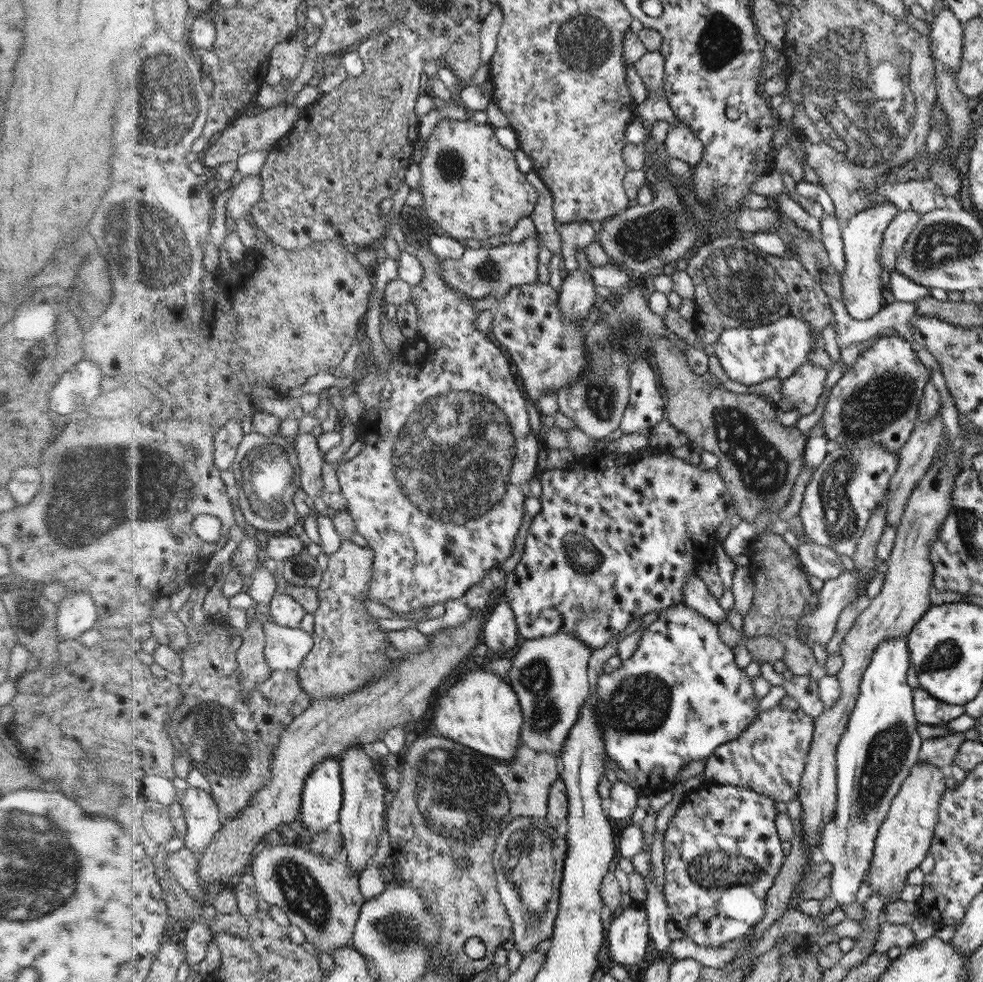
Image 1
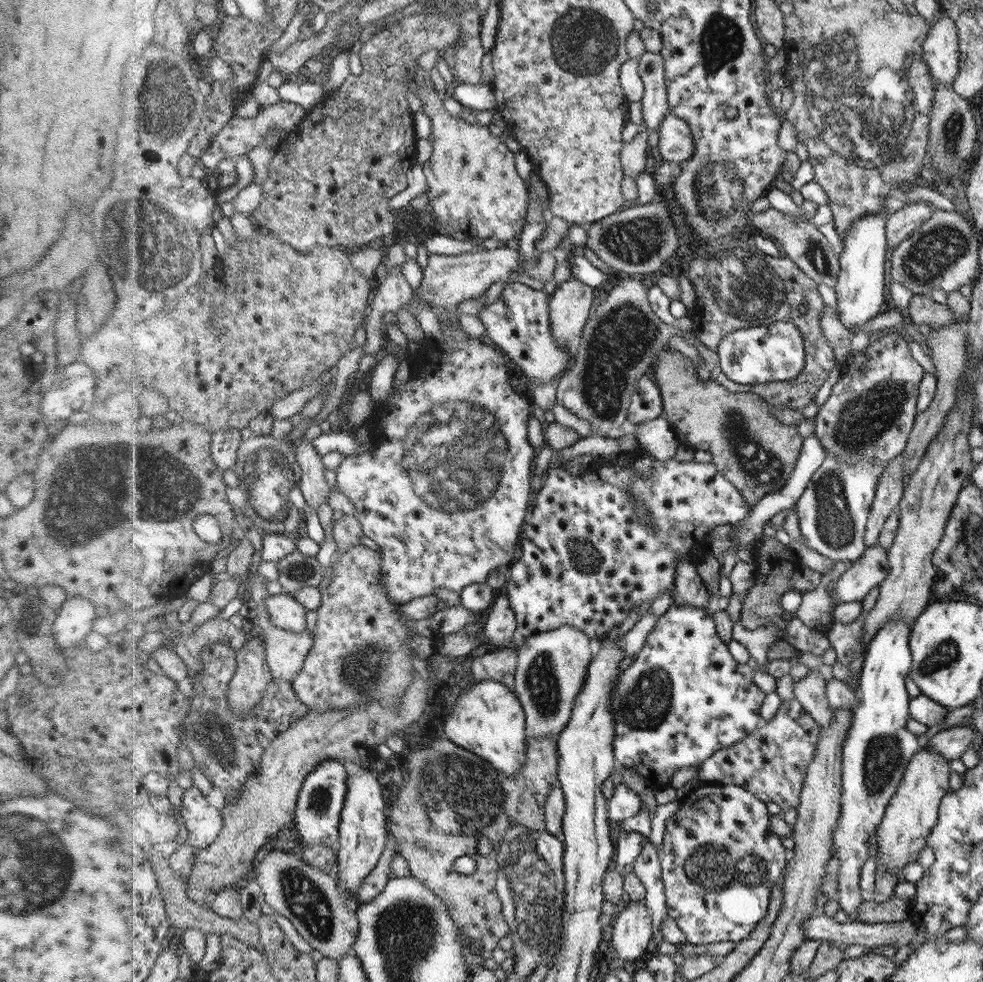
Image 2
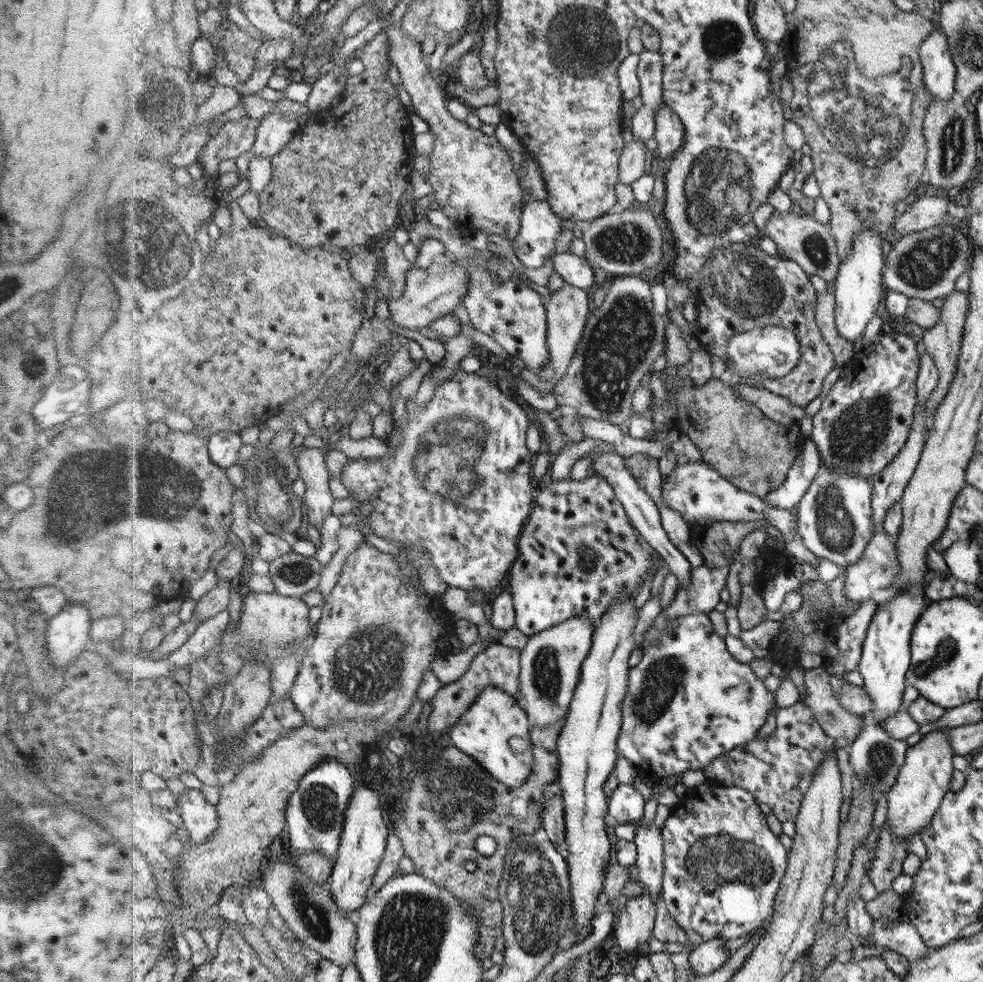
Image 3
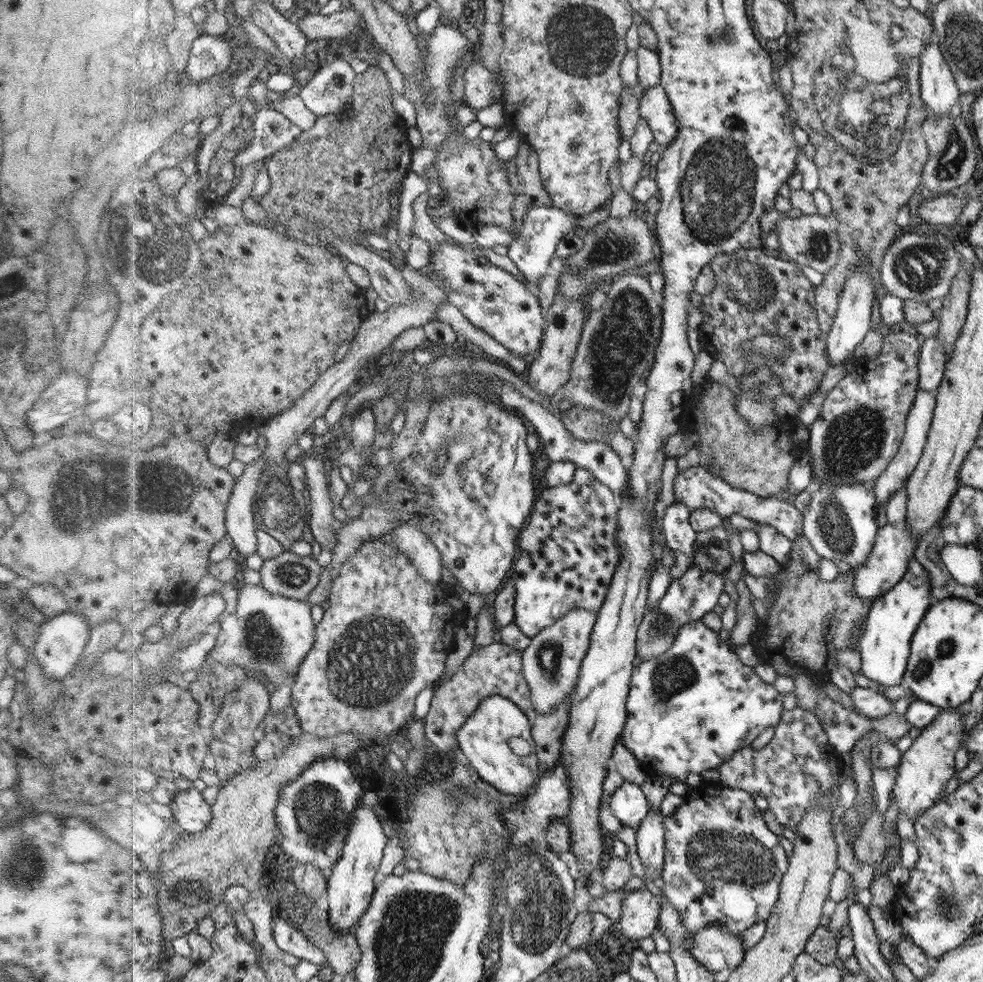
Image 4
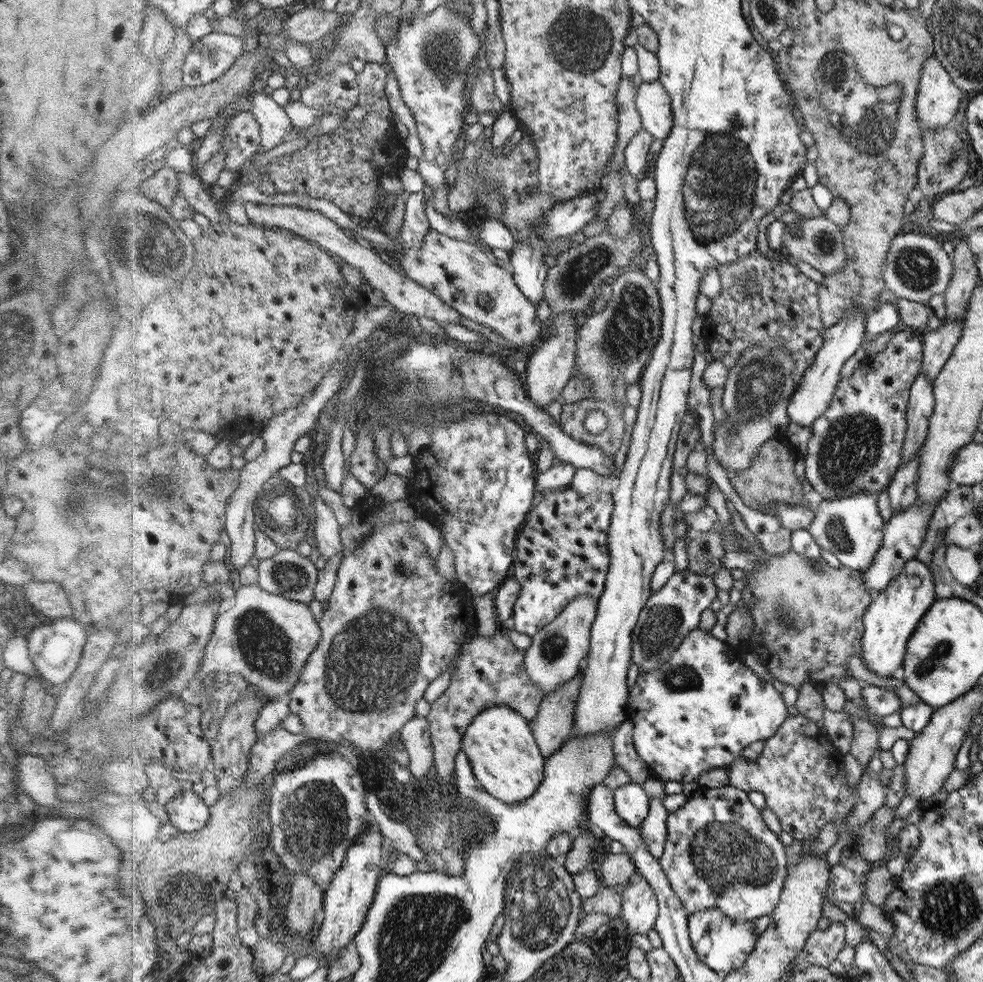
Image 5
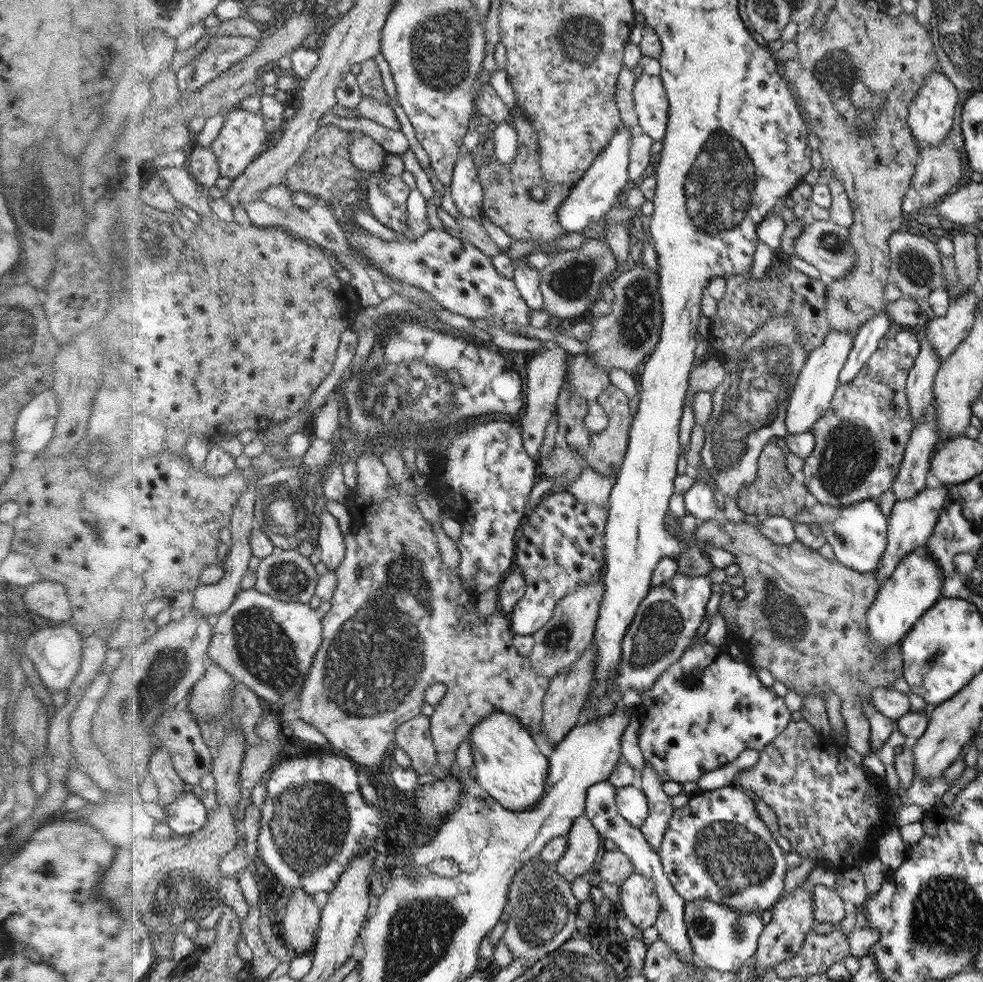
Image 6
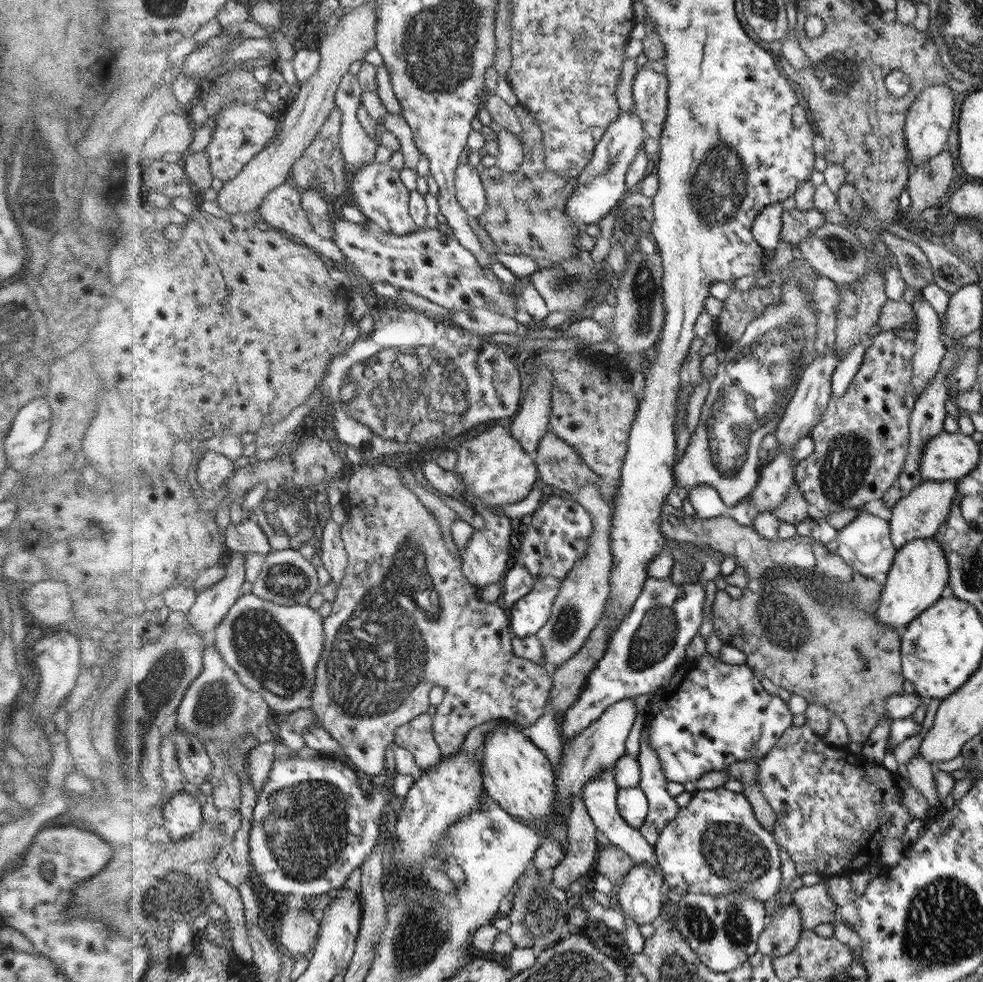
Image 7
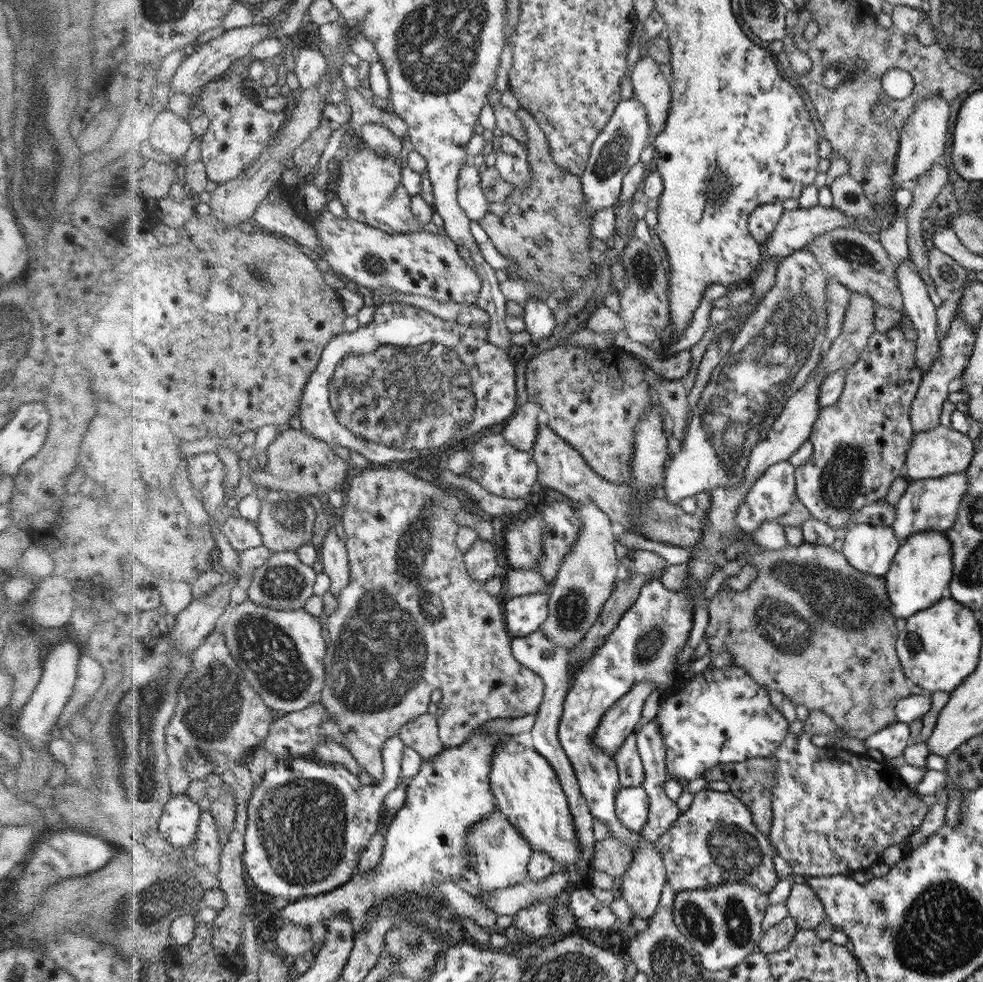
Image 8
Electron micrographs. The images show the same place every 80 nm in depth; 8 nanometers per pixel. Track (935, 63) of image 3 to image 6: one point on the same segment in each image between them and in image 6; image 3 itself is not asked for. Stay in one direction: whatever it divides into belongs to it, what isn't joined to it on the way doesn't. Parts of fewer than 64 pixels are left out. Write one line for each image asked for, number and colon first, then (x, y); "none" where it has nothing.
4: (940, 92)
5: (938, 98)
6: (931, 114)

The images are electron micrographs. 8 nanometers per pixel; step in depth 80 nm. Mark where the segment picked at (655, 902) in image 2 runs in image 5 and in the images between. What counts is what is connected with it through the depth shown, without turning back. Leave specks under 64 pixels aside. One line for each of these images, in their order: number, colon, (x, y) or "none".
3: (648, 840)
4: (650, 837)
5: (654, 829)

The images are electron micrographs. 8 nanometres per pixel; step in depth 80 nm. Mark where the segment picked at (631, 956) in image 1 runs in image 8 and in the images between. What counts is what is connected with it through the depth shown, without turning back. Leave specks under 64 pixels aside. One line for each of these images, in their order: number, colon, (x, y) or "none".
2: (631, 933)
3: (634, 924)
4: (640, 911)
5: (640, 907)
6: (638, 901)
7: (640, 894)
8: (641, 886)

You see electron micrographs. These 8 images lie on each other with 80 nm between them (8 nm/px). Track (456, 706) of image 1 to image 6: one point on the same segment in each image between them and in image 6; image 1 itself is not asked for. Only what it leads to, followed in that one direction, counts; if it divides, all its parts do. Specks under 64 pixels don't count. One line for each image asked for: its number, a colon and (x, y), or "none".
2: (488, 719)
3: (483, 731)
4: (483, 741)
5: (505, 757)
6: (506, 762)

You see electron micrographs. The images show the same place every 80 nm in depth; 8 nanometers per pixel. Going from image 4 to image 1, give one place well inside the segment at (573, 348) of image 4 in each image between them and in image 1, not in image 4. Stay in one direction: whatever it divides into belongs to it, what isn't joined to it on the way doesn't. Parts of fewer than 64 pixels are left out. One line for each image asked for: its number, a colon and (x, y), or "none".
1: (577, 292)
2: (570, 304)
3: (568, 308)

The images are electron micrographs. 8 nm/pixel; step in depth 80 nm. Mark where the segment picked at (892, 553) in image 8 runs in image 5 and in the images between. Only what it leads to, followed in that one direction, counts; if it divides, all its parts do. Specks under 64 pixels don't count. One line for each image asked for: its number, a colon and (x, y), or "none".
5: (851, 527)
6: (858, 536)
7: (866, 544)

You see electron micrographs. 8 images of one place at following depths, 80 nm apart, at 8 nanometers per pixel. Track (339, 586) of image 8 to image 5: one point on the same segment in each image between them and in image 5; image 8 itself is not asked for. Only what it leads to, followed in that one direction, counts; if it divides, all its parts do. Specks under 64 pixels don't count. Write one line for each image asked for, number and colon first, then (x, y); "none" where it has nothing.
5: (328, 531)
6: (333, 544)
7: (335, 557)

